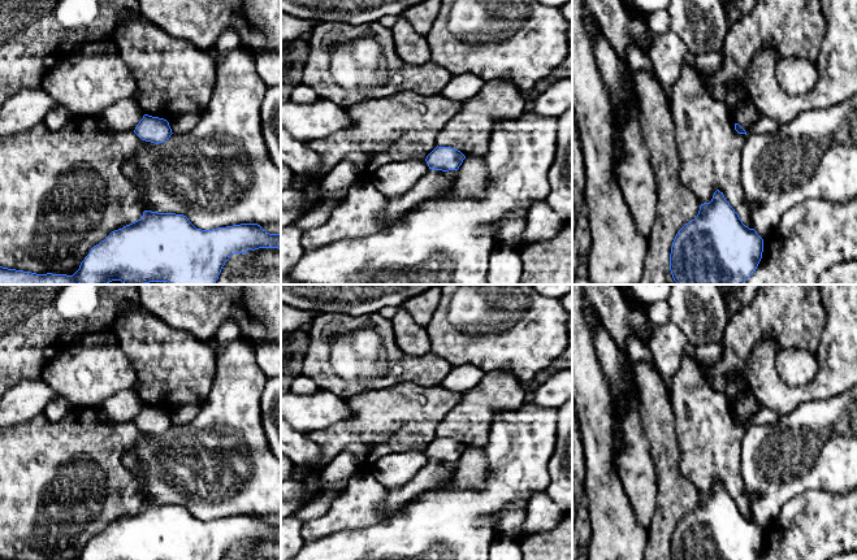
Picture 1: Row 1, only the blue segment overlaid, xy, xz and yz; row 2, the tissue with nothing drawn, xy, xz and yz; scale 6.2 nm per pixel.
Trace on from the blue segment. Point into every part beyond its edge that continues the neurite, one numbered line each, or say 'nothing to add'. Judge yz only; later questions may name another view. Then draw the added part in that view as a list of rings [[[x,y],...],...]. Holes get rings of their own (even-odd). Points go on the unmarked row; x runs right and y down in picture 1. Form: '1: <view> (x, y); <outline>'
nothing to add

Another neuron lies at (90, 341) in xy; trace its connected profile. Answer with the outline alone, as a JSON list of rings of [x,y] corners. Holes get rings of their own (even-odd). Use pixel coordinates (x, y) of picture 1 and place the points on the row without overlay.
[[[111,331],[105,333],[86,333],[79,335],[72,344],[69,352],[75,353],[83,350],[107,350],[120,348],[116,334]]]

